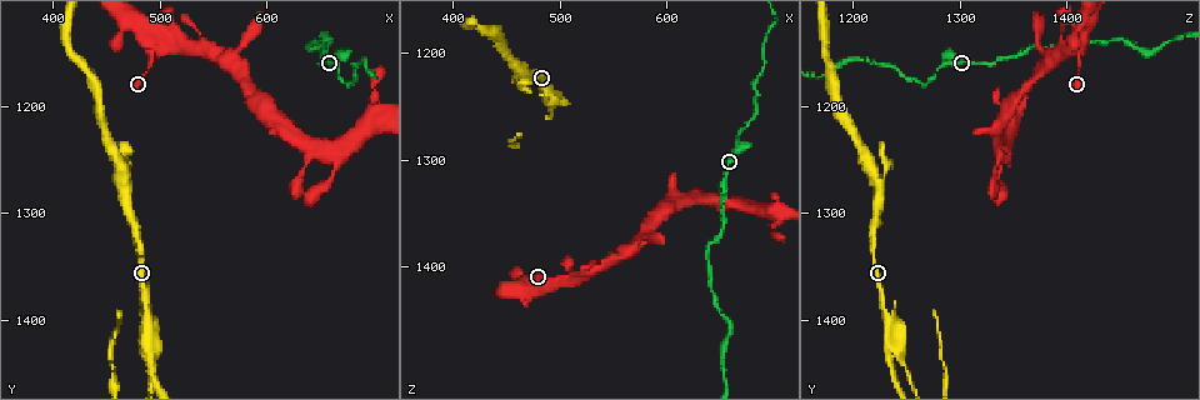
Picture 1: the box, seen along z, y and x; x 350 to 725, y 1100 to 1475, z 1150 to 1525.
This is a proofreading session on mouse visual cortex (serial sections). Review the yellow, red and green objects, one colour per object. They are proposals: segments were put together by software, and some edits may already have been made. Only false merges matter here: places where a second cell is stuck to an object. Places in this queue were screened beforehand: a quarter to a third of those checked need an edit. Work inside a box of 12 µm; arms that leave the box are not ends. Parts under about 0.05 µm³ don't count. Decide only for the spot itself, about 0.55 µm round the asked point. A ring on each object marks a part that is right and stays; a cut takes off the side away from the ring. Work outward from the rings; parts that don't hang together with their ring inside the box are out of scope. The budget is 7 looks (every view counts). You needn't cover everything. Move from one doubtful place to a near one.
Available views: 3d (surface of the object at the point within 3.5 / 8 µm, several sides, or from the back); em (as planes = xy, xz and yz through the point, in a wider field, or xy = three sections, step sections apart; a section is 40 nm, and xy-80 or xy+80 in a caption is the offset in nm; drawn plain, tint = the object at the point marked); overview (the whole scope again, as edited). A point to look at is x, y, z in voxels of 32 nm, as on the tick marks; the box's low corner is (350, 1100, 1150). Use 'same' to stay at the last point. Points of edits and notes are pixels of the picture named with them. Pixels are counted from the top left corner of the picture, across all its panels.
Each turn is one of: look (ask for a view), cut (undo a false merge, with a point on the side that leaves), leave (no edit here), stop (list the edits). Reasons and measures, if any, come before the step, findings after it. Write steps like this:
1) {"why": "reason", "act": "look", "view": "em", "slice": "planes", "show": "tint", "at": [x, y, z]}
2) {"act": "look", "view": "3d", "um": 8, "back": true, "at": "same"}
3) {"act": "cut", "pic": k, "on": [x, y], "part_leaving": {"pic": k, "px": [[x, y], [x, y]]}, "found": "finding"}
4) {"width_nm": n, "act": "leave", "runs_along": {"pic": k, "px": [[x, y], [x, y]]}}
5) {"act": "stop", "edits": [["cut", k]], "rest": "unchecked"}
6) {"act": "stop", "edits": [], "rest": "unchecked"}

{"why": "a fork", "act": "look", "view": "3d", "um": 3.5, "back": true, "at": [466, 1274, 1224]}

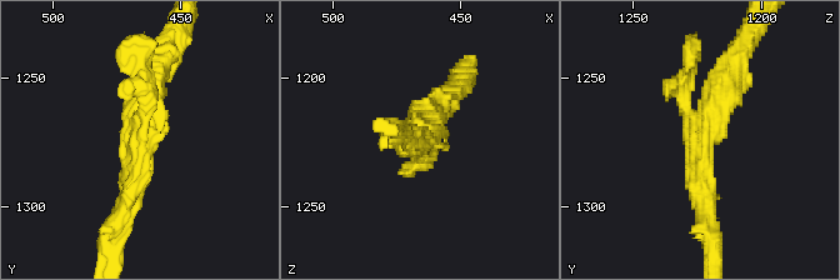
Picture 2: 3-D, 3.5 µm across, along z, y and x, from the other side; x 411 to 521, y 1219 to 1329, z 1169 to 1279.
{"act": "look", "view": "em", "slice": "planes", "show": "tint", "at": [467, 1271, 1223]}

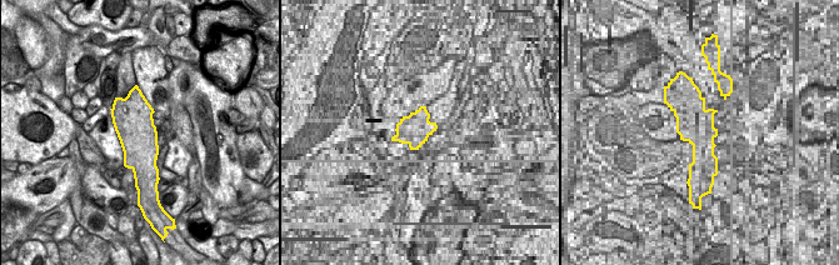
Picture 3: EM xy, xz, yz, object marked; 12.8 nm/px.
{"act": "leave", "runs_along": {"pic": 2, "px": [[124, 214], [158, 61]]}, "found": "one cell here"}

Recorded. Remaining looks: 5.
{"why": "thick turns thin", "act": "look", "view": "3d", "um": 3.5, "at": [664, 1242, 1340]}

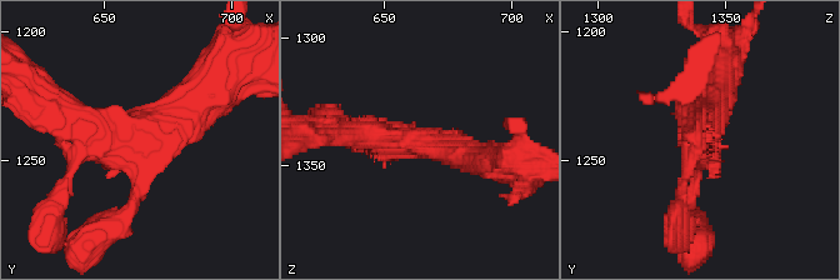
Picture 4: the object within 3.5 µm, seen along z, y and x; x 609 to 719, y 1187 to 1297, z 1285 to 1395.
{"act": "look", "view": "em", "slice": "xy", "step": 1, "show": "tint", "at": [663, 1243, 1340]}

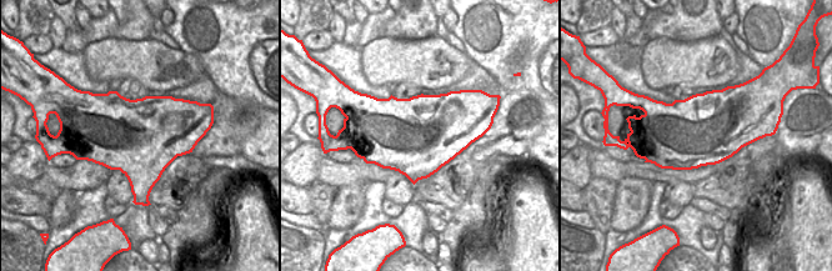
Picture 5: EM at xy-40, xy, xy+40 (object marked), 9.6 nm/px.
{"act": "leave", "runs_along": {"pic": 4, "px": [[340, 131], [424, 141], [481, 160]]}, "found": "continuous, no second cell"}

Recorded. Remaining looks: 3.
{"why": "sharp bend", "act": "look", "view": "3d", "um": 3.5, "at": [674, 1178, 1268]}

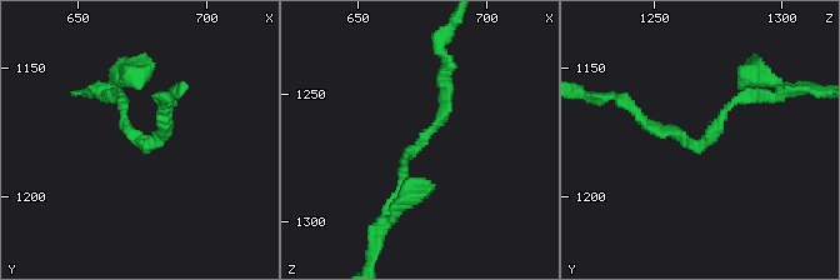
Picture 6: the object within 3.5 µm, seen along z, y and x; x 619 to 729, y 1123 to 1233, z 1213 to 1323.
{"arm_widths_nm": [150, 150], "act": "look", "view": "em", "slice": "planes", "show": "tint", "at": [677, 1180, 1267]}

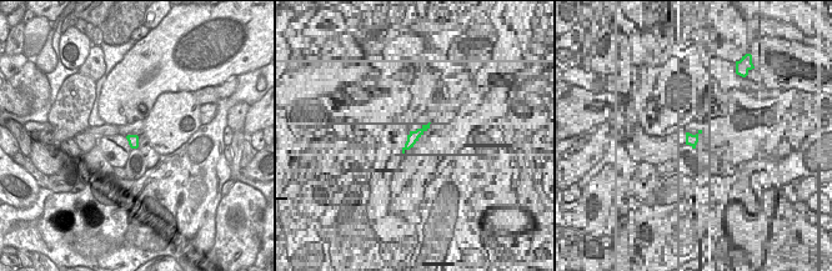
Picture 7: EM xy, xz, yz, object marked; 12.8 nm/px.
{"why": "cut it another way", "act": "look", "view": "em", "slice": "xy", "step": 2, "show": "tint", "at": "same"}

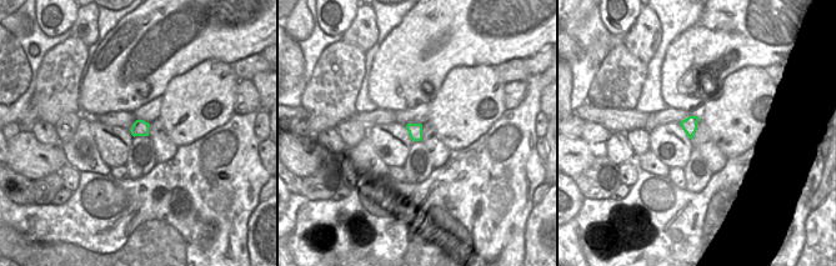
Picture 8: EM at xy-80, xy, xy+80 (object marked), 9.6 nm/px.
{"act": "leave", "runs_along": {"pic": 6, "px": [[399, 191], [403, 159], [444, 114], [444, 69]]}, "found": "continuous, no second cell"}

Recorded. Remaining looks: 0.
{"act": "stop", "edits": [], "rest": "unchecked"}

